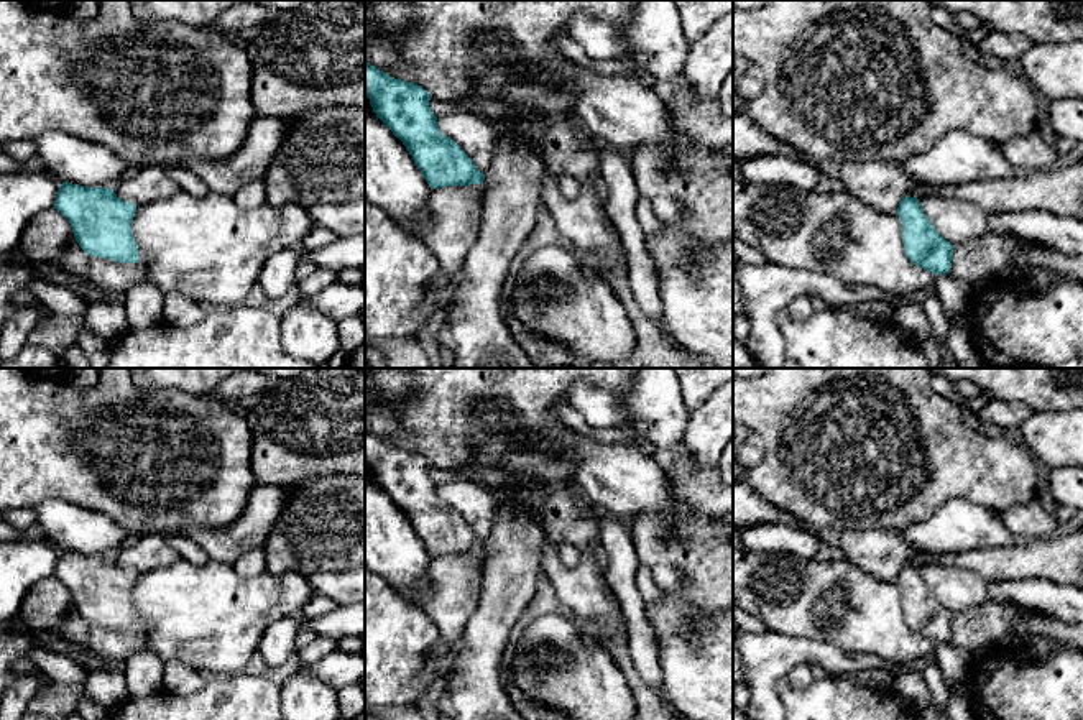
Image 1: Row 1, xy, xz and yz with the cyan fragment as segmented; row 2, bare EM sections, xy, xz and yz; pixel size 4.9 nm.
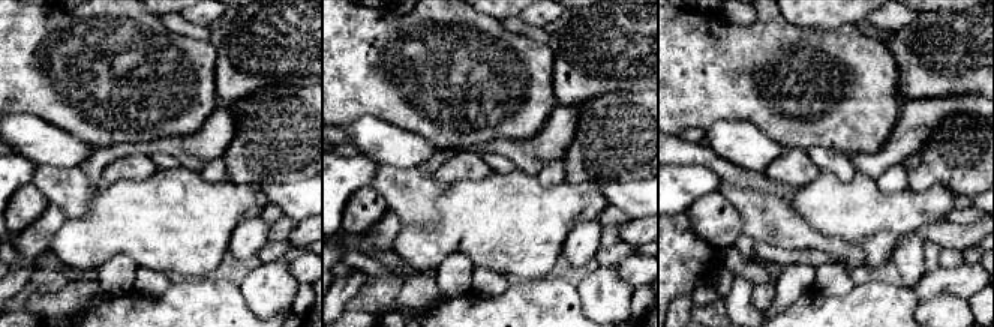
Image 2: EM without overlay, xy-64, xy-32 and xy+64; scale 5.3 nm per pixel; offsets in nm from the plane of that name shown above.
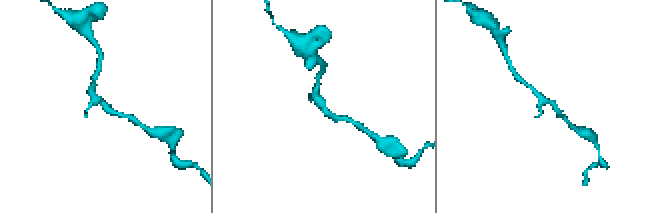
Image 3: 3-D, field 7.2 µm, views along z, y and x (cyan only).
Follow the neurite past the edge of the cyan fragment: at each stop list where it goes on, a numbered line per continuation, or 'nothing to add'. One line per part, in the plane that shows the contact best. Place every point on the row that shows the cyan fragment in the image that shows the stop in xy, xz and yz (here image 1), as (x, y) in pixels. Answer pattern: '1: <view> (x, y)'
1: xy (145, 184)

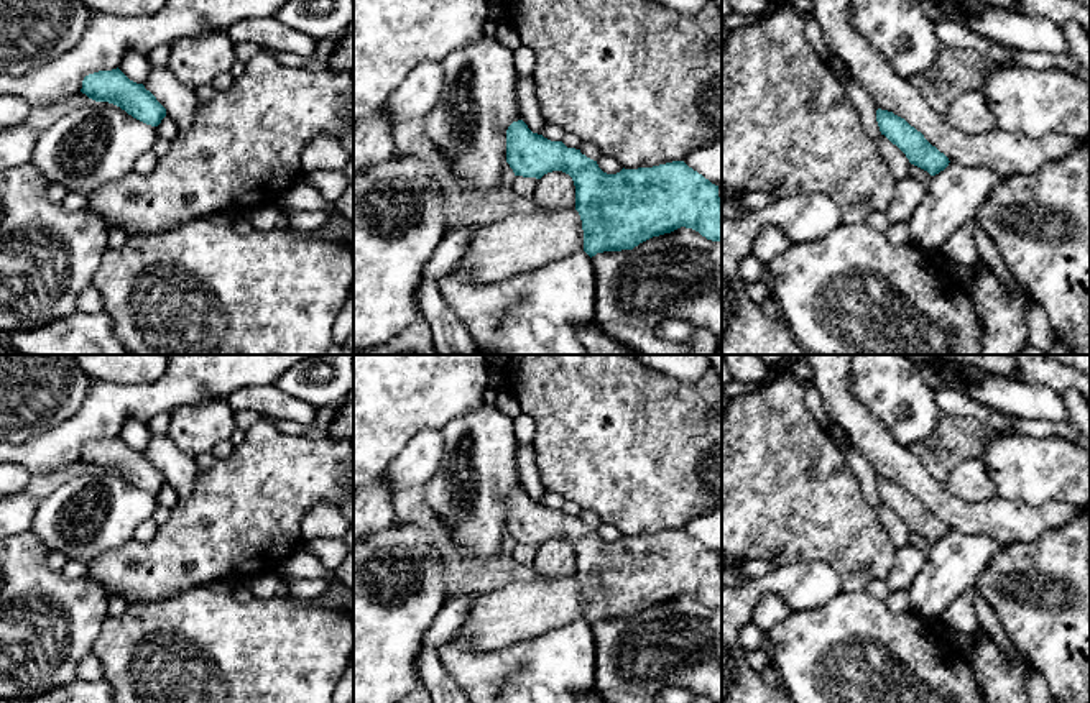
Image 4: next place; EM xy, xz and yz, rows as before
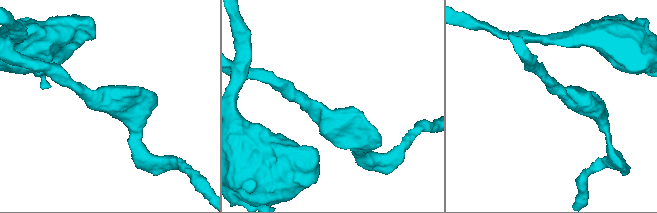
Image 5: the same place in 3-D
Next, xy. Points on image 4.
nothing to add

